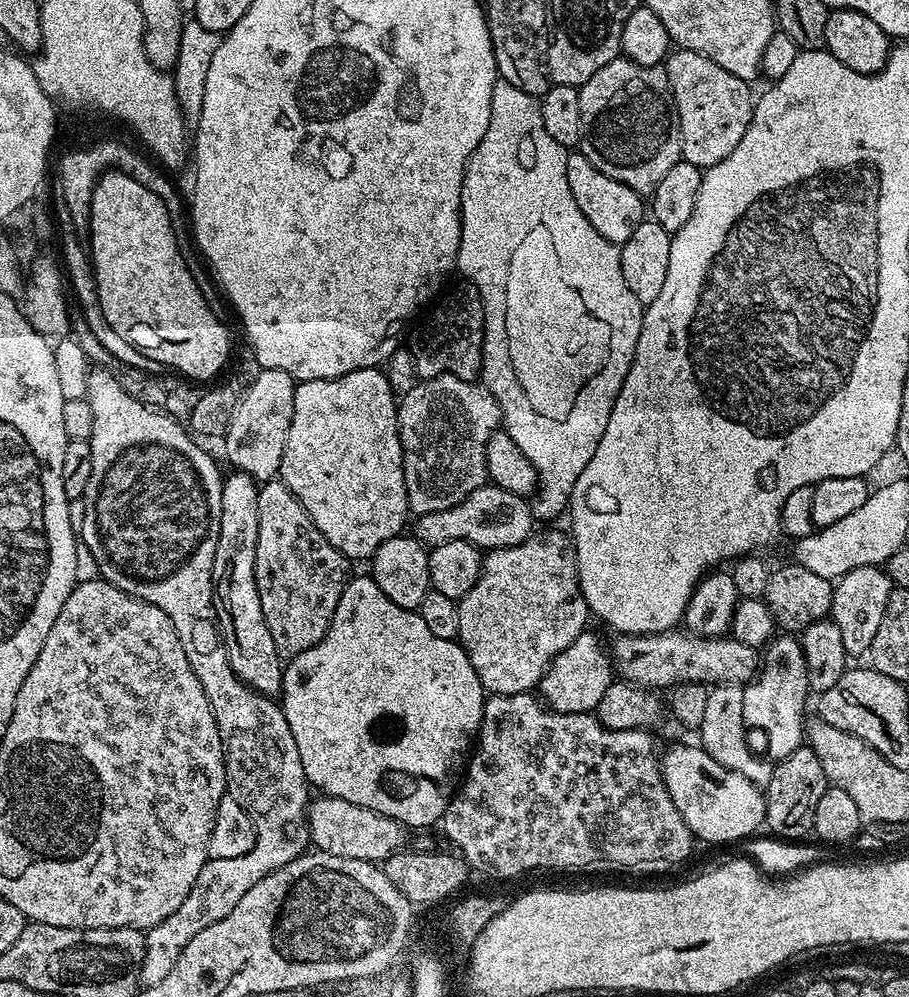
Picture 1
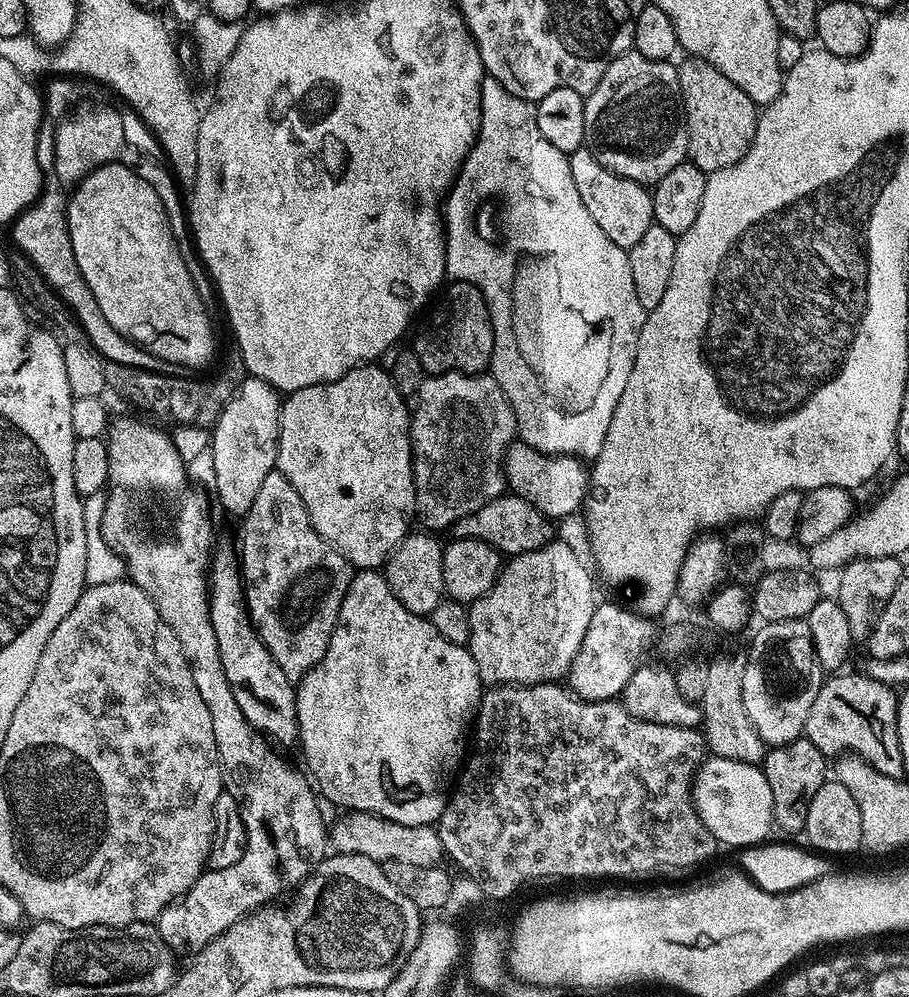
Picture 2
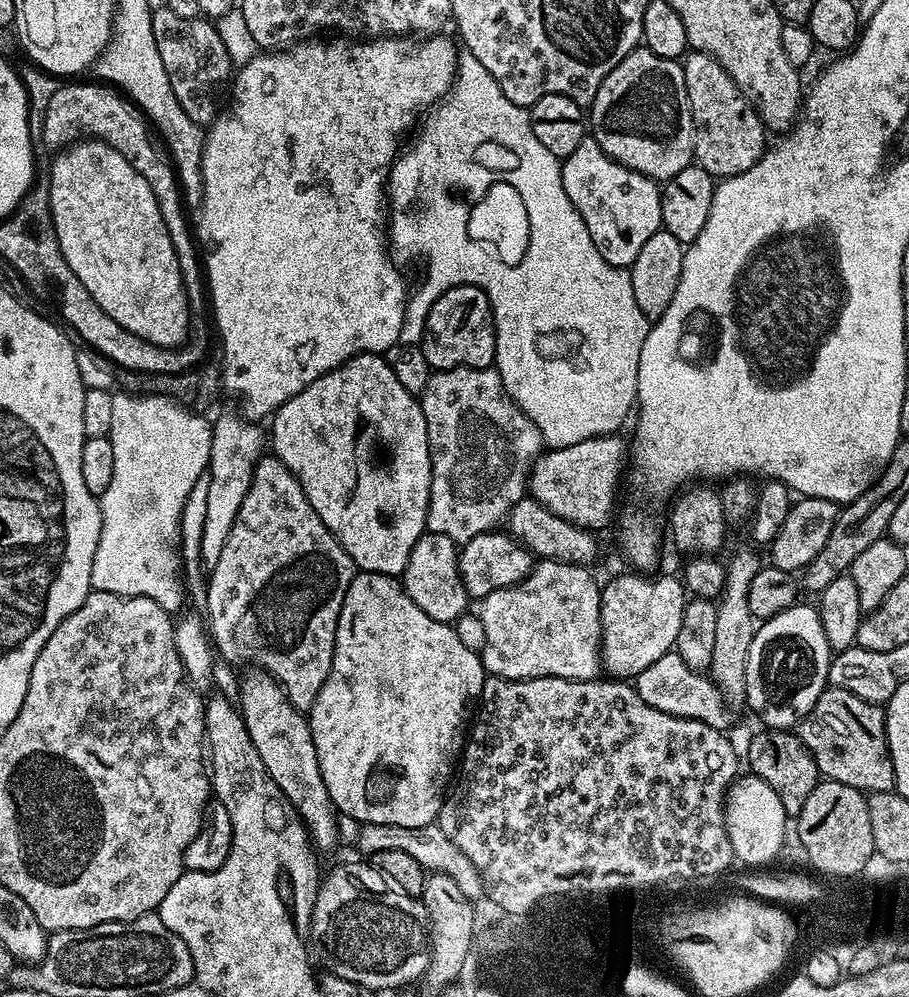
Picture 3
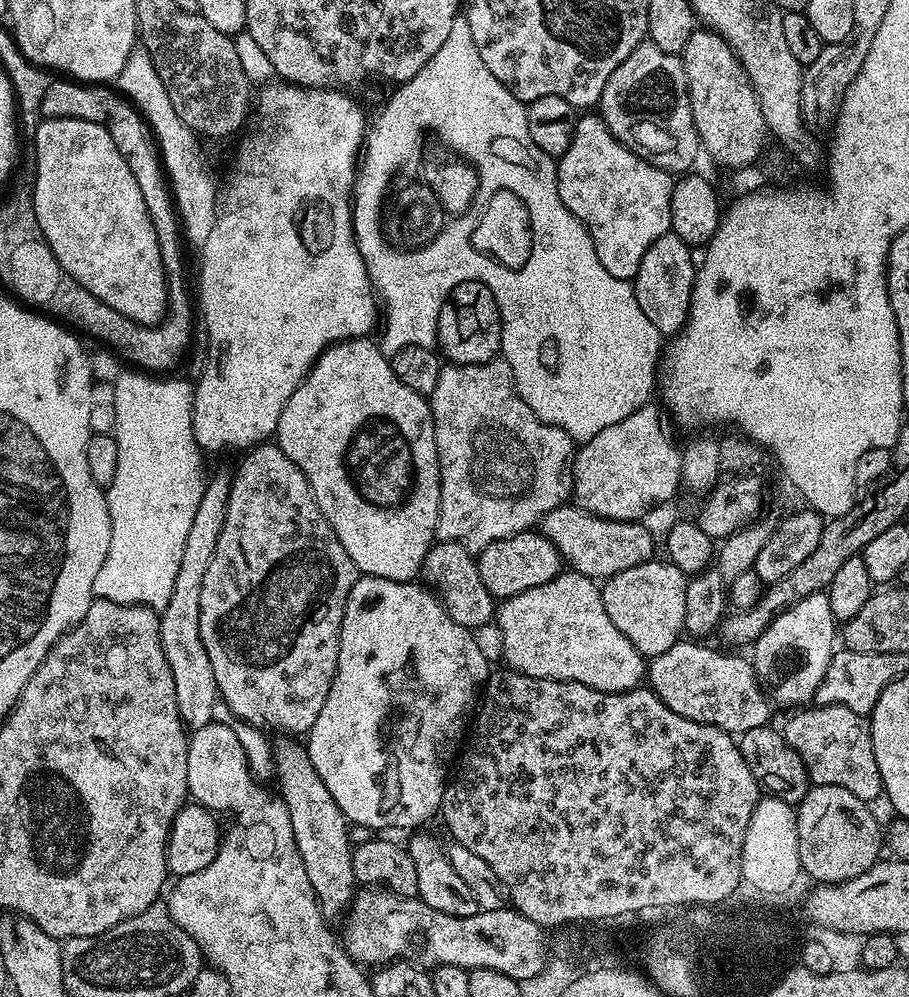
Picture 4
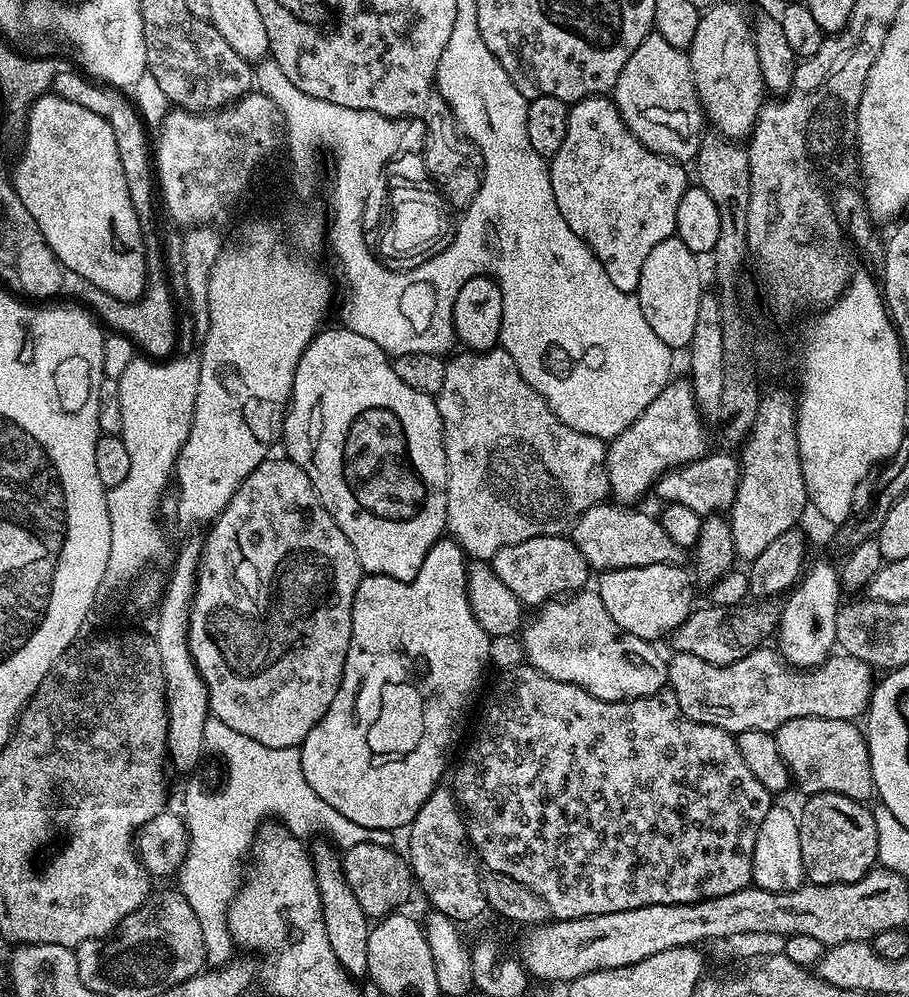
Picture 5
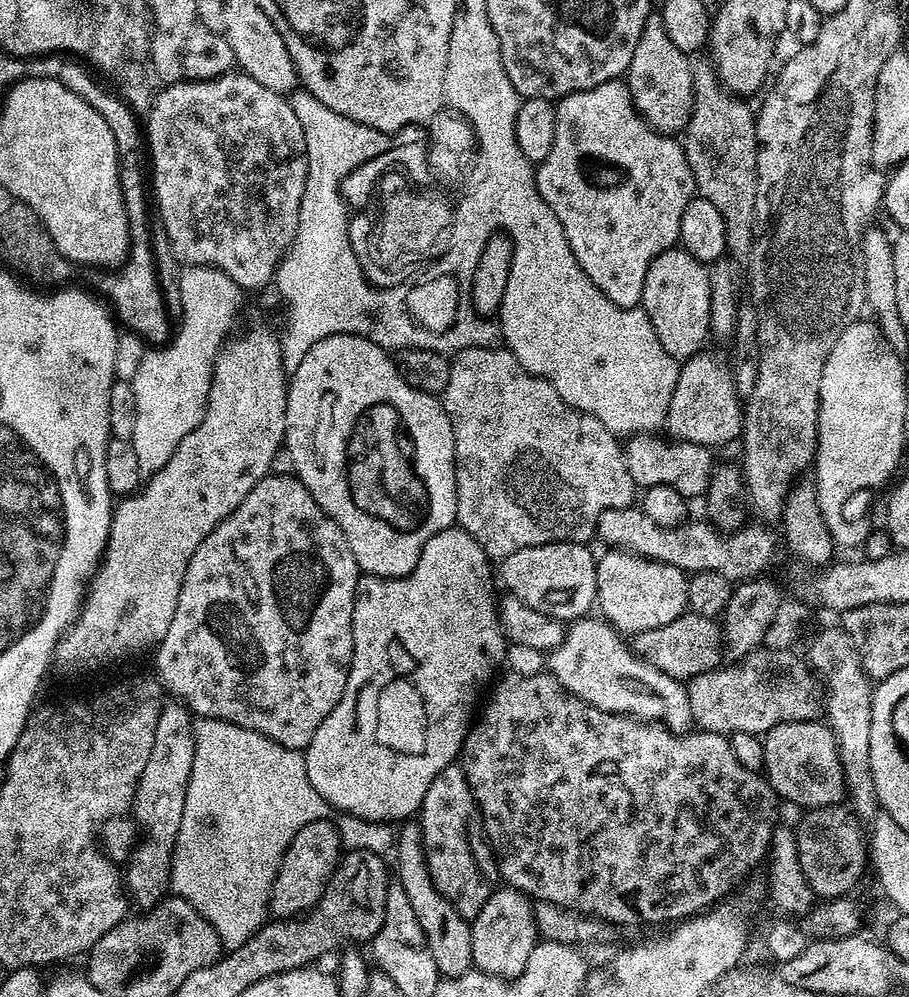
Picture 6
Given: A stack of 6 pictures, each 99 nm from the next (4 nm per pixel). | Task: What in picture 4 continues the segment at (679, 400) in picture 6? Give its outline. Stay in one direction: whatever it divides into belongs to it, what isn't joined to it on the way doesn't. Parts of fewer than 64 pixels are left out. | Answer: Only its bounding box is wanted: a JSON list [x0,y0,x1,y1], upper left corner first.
[574,404,682,522]

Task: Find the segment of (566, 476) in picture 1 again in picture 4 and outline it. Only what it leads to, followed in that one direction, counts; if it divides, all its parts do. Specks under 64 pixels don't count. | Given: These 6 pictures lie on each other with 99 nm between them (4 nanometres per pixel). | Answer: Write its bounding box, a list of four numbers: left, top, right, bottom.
[352,14,662,442]

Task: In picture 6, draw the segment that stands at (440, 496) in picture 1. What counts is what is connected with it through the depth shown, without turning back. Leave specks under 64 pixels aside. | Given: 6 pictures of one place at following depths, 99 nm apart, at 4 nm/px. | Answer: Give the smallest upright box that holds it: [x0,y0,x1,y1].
[442,347,638,561]

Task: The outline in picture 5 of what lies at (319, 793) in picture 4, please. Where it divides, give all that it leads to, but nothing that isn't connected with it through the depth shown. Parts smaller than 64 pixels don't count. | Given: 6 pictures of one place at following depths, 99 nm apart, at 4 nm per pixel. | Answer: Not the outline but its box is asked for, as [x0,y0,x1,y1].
[310,844,370,977]

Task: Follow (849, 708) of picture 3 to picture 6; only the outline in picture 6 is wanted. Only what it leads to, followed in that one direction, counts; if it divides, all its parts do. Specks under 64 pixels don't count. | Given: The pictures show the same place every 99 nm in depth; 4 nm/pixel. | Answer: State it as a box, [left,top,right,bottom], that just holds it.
[763,719,846,810]

